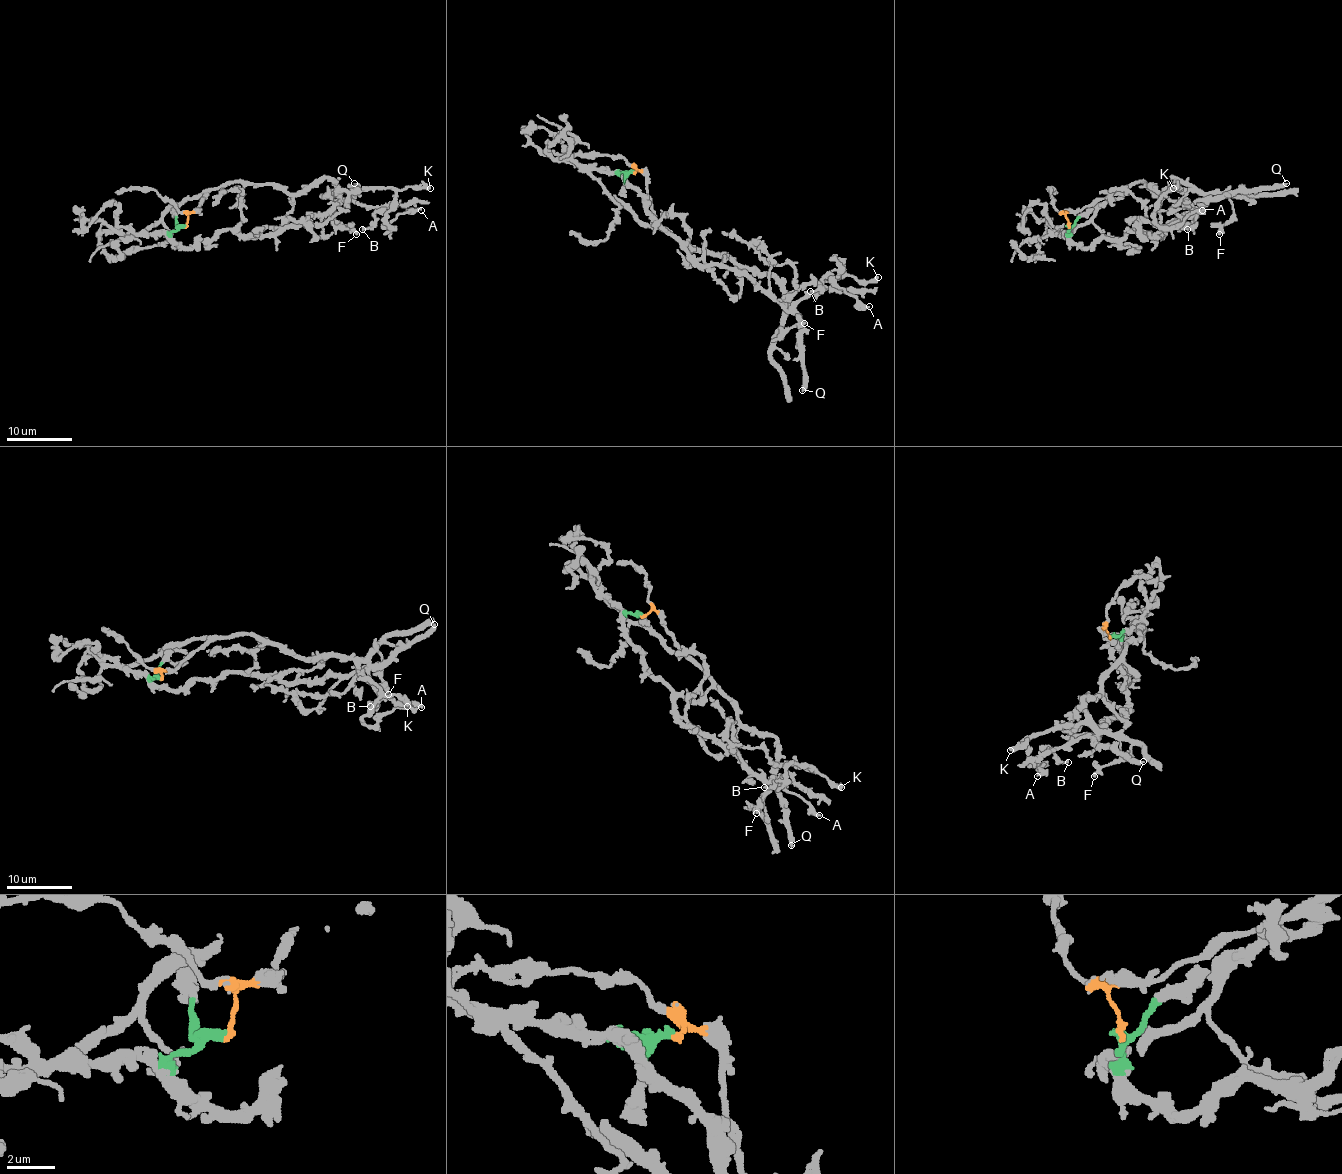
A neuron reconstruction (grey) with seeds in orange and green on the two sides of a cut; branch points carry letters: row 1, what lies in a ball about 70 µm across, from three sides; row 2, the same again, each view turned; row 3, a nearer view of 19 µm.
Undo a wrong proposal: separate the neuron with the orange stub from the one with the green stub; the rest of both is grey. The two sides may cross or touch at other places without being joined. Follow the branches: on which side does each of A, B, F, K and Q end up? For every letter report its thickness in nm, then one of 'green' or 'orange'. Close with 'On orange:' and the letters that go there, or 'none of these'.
A: 260 nm | orange
B: 200 nm | green
F: 280 nm | orange
K: 400 nm | orange
Q: 360 nm | green
On orange: A, F, K

